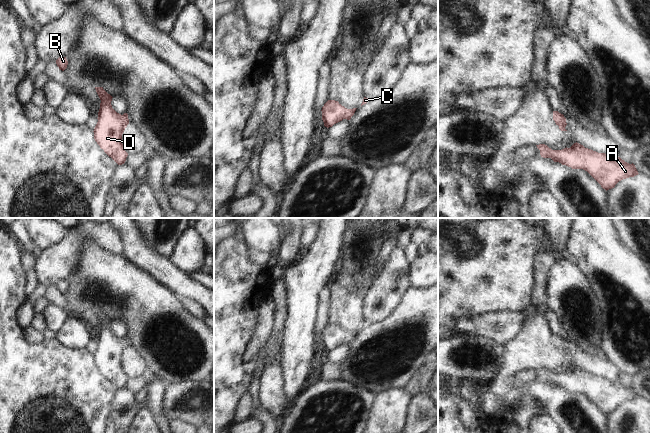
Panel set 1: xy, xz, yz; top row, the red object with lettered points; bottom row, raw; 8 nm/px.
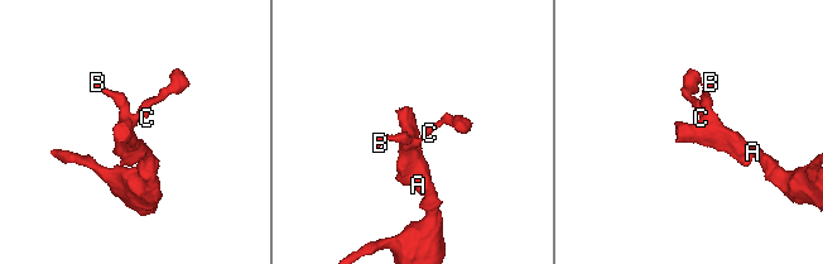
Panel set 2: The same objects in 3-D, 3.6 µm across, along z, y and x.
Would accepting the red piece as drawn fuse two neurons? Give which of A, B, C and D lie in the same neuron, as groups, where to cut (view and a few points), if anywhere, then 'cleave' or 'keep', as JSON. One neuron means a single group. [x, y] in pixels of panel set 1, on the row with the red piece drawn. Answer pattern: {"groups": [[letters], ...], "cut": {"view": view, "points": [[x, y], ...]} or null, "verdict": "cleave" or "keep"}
{"groups": [["A", "B", "C", "D"]], "cut": null, "verdict": "keep"}

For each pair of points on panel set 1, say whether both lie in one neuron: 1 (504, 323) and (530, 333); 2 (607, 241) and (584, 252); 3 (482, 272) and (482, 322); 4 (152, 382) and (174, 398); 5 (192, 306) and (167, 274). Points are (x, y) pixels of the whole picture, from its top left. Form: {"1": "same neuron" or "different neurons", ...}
{"1": "different neurons", "2": "same neuron", "3": "different neurons", "4": "different neurons", "5": "different neurons"}

